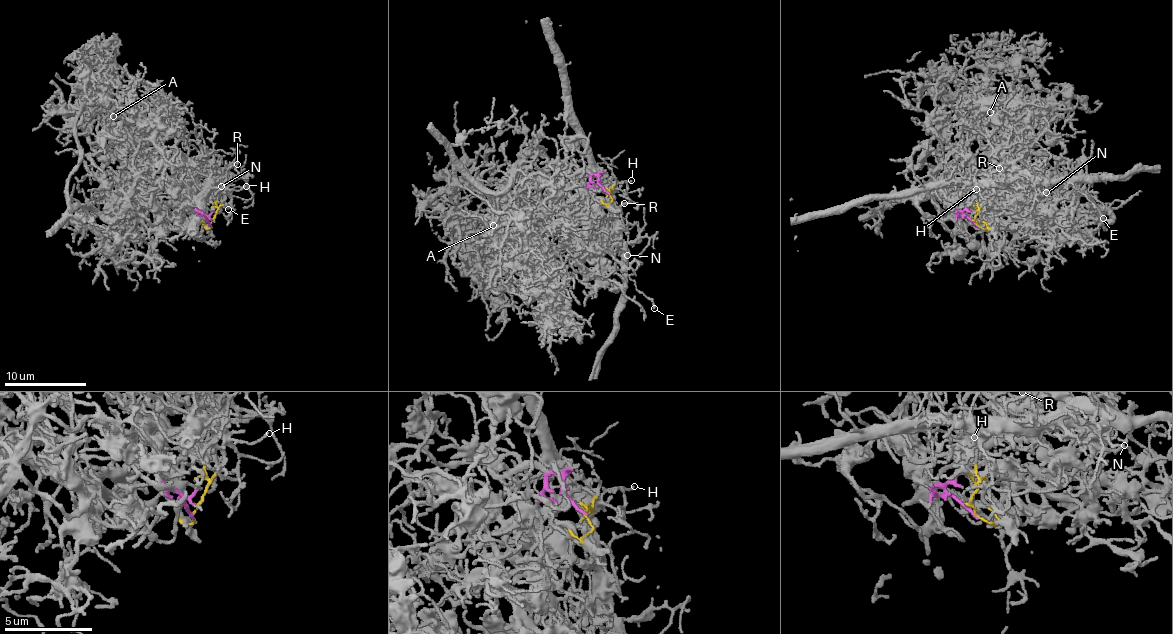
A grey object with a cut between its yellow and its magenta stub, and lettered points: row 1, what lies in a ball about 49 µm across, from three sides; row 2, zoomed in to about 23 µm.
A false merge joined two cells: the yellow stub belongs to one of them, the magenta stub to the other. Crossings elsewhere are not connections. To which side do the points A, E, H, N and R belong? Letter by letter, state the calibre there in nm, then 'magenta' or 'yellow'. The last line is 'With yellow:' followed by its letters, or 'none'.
A: calibre 170 nm; magenta
E: calibre 130 nm; yellow
H: calibre 110 nm; yellow
N: calibre 150 nm; yellow
R: calibre 70 nm; yellow
With yellow: E, H, N, R

